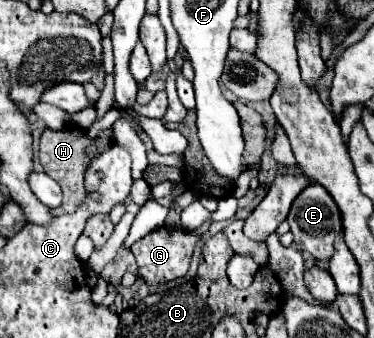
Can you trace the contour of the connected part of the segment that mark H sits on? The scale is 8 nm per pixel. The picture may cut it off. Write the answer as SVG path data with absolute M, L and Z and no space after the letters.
M68 124L64 130L50 130L50 128L44 130L44 134L40 138L40 163L43 171L60 185L64 198L62 204L52 210L54 216L74 212L78 208L78 196L80 196L80 202L84 202L86 197L84 172L88 166L86 148L92 144L94 144L94 140L88 138L82 130L74 128L72 124Z

